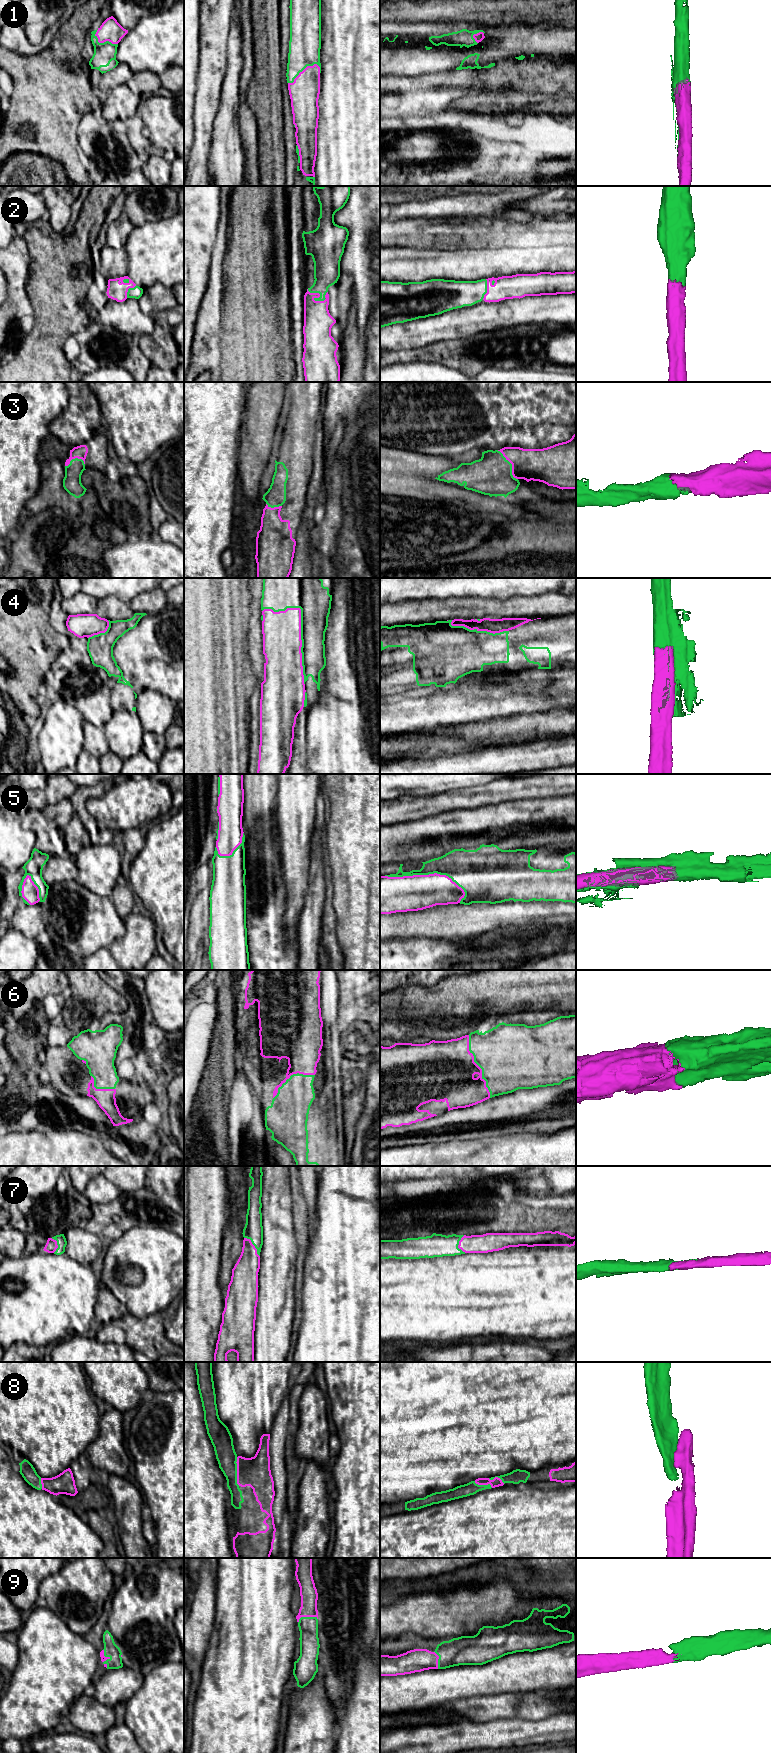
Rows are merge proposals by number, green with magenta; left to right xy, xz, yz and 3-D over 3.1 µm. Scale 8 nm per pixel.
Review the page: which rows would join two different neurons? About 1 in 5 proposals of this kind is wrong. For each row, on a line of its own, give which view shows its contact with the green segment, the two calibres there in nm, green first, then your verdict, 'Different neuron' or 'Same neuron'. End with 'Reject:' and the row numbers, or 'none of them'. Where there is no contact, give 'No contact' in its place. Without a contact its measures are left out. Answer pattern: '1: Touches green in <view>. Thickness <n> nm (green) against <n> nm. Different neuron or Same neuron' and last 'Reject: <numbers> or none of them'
1: Touches green in xz. Thickness 260 nm (green) against 240 nm. Same neuron
2: Touches green in xz. Thickness 200 nm (green) against 220 nm. Same neuron
3: Touches green in yz. Thickness 320 nm (green) against 260 nm. Same neuron
4: Touches green in xz. Thickness 260 nm (green) against 320 nm. Same neuron
5: Touches green in yz. Thickness 240 nm (green) against 280 nm. Same neuron
6: Touches green in yz. Thickness 480 nm (green) against 440 nm. Same neuron
7: Touches green in xz. Thickness 160 nm (green) against 200 nm. Same neuron
8: Touches green in xz. Thickness 160 nm (green) against 240 nm. Same neuron
9: Touches green in xz. Thickness 160 nm (green) against 140 nm. Same neuron
Reject: none of them

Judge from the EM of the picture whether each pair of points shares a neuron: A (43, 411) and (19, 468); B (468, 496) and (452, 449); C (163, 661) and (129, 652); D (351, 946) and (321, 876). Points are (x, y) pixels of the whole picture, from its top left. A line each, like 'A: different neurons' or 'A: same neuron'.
A: same neuron
B: different neurons
C: same neuron
D: different neurons

